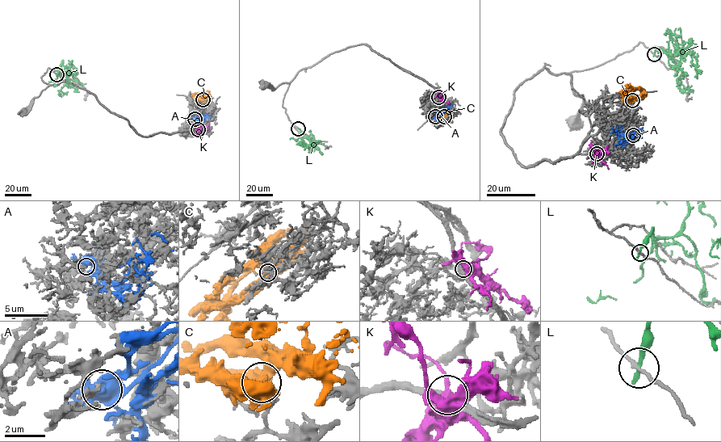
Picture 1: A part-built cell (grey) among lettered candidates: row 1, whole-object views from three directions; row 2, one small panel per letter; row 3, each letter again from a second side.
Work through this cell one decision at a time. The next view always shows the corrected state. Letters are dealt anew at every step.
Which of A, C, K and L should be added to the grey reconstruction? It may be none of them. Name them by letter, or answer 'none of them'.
none of them

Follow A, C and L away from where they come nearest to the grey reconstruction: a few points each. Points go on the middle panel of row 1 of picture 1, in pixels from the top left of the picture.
A: (435, 116), (448, 107), (446, 111)
C: (443, 116), (438, 121), (447, 110)
L: (298, 128), (300, 134), (307, 136), (300, 137), (303, 145), (312, 151), (309, 152)

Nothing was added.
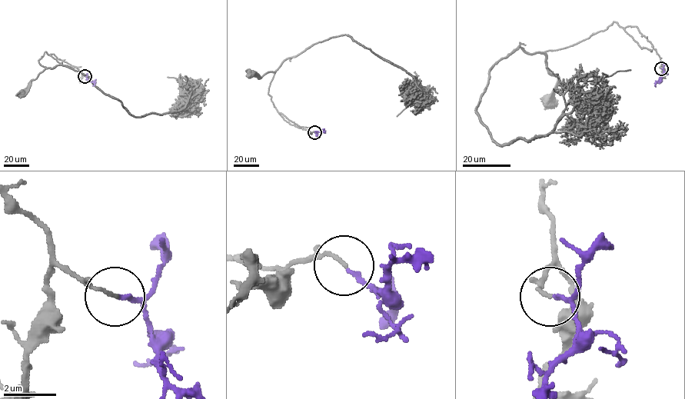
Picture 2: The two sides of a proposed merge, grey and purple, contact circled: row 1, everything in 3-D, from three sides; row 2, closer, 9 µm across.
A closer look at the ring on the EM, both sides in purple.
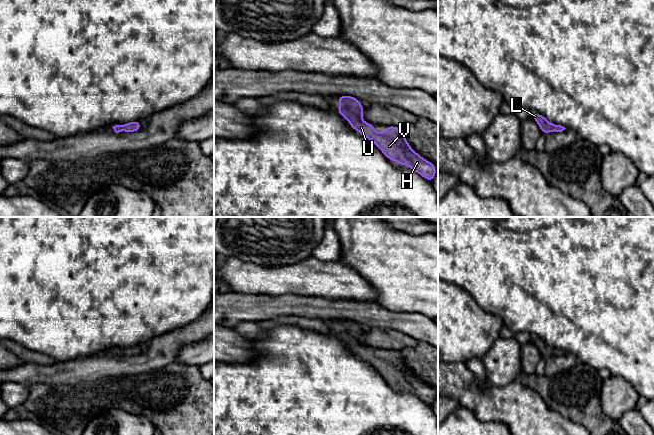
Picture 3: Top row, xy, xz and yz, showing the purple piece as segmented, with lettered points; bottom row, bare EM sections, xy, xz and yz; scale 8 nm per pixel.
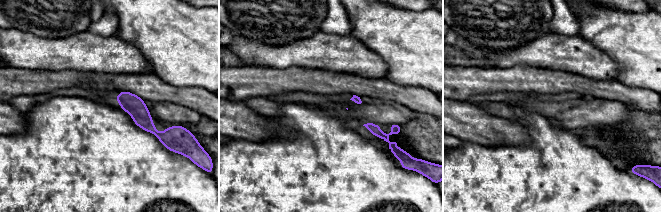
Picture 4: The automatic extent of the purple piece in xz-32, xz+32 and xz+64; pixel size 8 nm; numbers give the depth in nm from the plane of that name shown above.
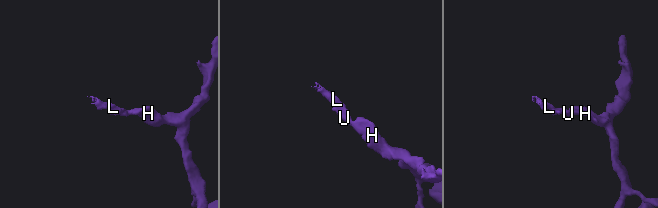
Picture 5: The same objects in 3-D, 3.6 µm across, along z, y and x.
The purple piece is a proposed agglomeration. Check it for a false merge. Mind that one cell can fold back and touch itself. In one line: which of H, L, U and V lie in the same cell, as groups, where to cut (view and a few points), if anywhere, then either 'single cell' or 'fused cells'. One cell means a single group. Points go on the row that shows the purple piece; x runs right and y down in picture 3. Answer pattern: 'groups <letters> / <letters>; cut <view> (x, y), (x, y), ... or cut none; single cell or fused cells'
groups H L U V; cut none; single cell

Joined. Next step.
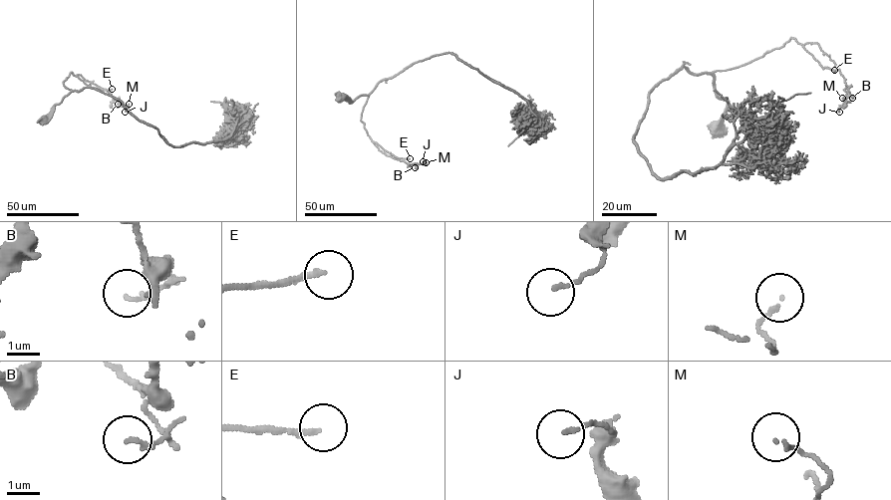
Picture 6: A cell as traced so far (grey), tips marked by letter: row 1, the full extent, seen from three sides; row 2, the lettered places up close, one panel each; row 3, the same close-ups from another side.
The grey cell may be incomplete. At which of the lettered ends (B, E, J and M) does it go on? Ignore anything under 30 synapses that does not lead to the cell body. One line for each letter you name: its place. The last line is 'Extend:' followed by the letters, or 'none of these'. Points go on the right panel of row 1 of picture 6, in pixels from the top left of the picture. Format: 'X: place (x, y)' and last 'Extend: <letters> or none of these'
E: place (834, 70)
Extend: E

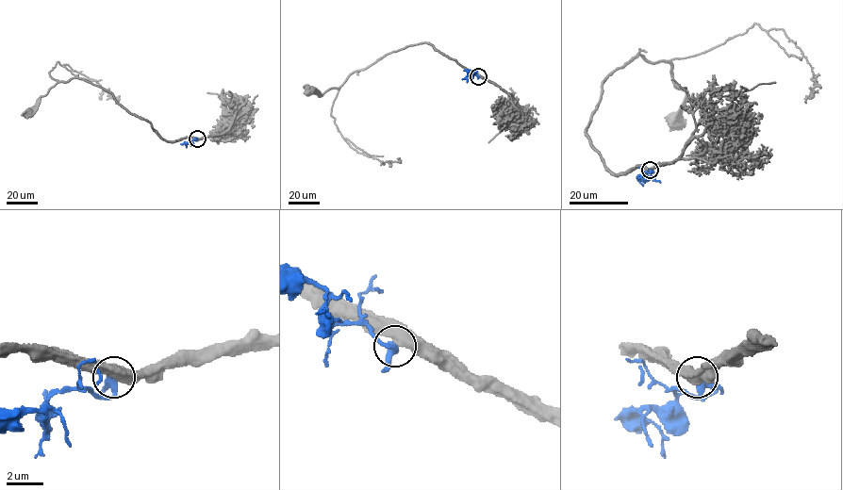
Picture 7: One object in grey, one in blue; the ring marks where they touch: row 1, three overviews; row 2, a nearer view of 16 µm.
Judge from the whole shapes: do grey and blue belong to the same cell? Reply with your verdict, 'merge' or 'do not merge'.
do not merge

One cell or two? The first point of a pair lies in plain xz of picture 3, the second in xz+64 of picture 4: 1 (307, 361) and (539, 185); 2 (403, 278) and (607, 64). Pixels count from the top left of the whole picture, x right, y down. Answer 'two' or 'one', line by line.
1: one
2: two

